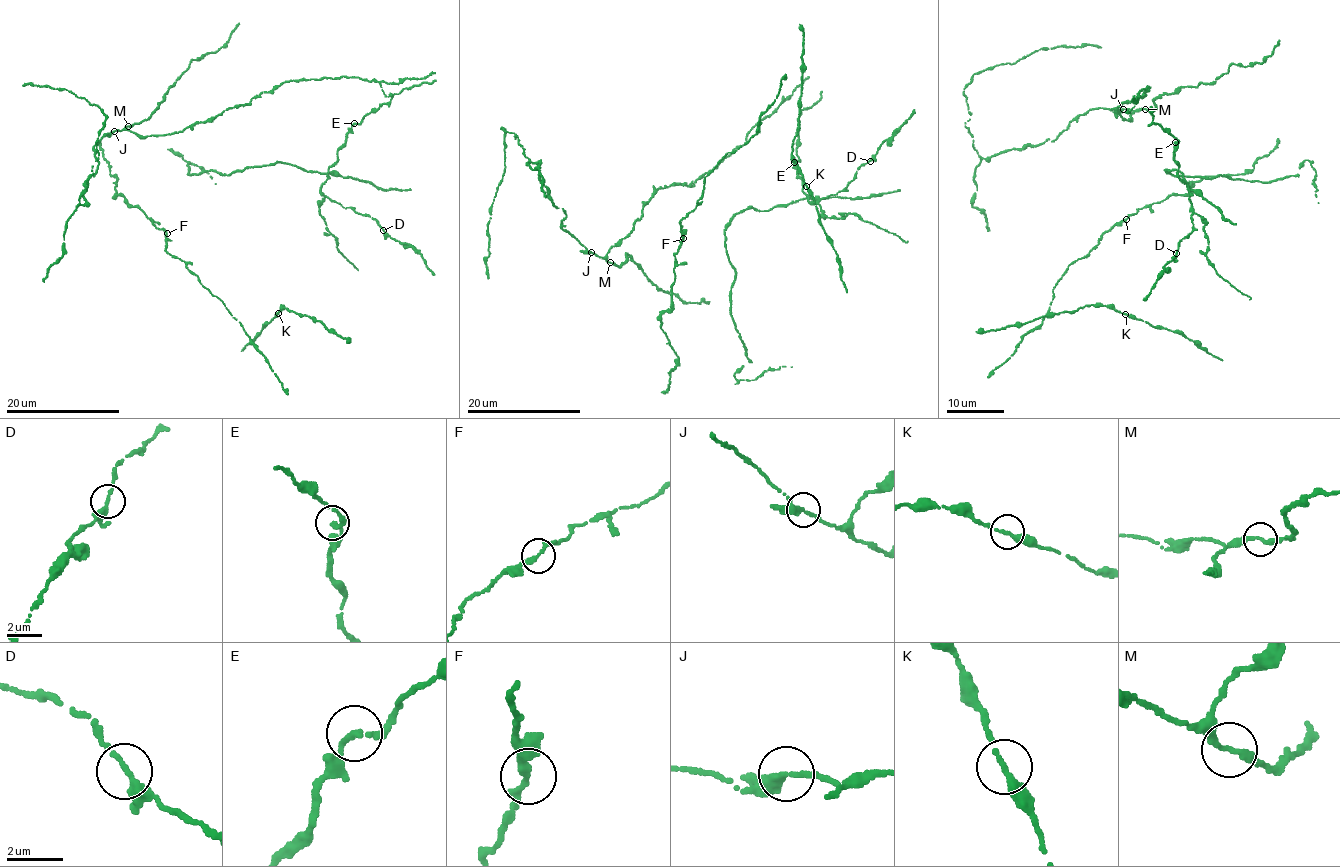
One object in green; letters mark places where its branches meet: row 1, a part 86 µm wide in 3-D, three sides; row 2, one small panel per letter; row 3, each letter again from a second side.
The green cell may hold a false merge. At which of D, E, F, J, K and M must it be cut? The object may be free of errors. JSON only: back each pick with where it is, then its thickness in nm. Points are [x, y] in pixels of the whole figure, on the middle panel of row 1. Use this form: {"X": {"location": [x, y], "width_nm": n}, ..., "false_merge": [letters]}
{"false_merge": []}

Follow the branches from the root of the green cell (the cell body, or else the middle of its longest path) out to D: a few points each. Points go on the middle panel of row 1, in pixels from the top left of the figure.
D: (795, 162), (793, 168), (809, 203), (816, 203), (844, 189), (859, 167), (870, 161)

